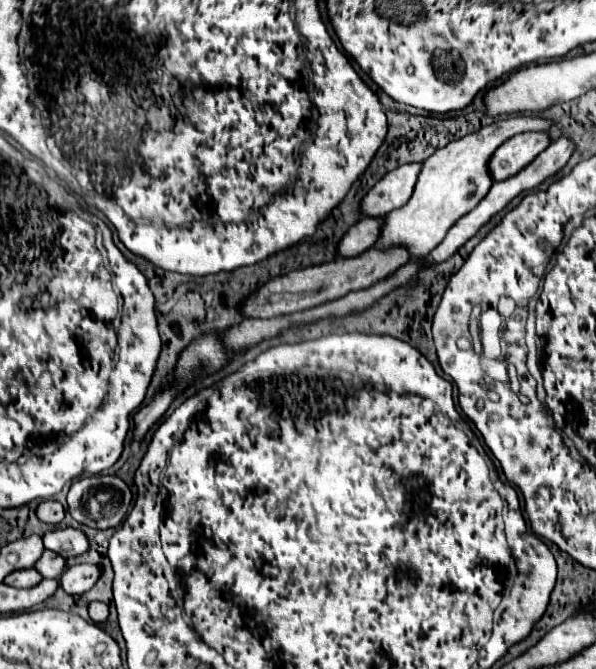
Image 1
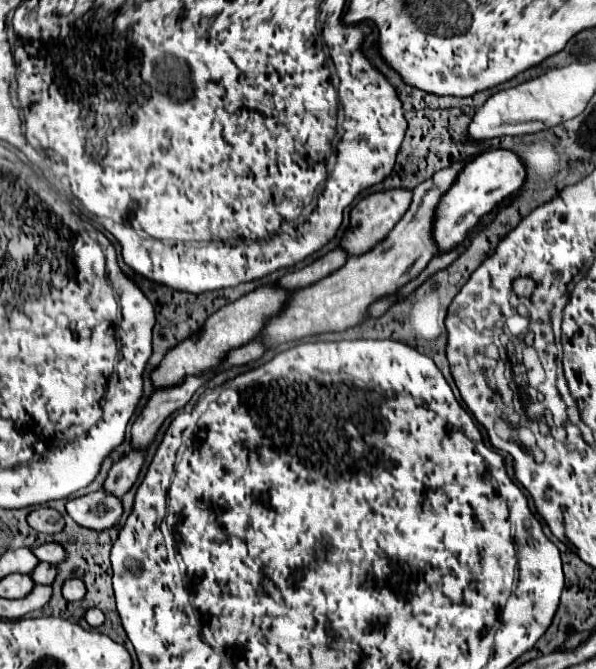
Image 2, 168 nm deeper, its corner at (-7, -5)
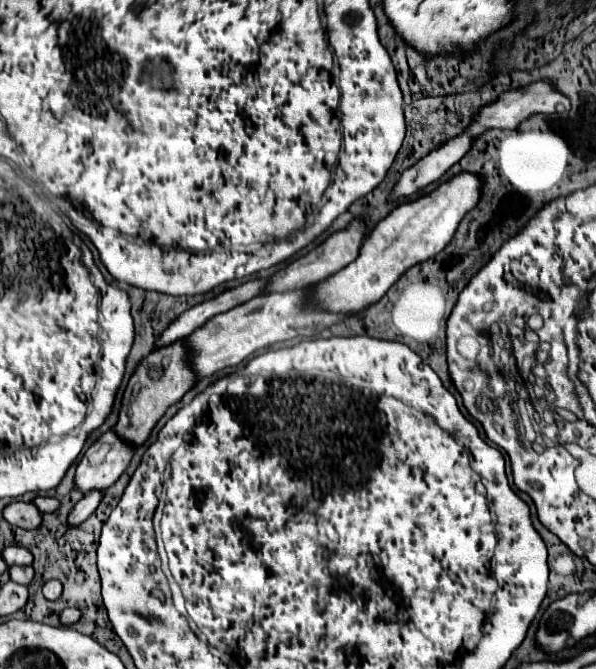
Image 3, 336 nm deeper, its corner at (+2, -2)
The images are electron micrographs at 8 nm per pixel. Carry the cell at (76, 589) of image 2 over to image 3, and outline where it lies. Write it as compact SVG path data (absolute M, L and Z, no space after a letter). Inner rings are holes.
M49 580L43 584L43 596L47 600L57 600L61 596L61 592L63 592L63 586L59 580Z

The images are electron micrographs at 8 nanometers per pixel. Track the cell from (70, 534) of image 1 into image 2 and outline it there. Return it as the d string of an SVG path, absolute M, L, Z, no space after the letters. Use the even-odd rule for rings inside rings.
M44 543L40 547L34 549L34 555L38 555L40 561L46 561L46 563L52 563L52 565L58 565L62 563L62 559L66 559L66 549L60 545L60 543Z

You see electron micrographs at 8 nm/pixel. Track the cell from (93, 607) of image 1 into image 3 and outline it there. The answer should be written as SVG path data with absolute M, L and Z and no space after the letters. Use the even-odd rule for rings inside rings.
M75 606L65 608L65 610L59 614L59 620L61 620L63 626L71 626L71 624L75 624L79 618L81 618L81 612L79 612Z

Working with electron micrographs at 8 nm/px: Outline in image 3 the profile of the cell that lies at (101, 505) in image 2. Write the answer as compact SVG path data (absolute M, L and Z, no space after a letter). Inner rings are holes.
M37 496L33 500L33 504L37 506L37 510L41 512L55 512L57 506L59 506L59 500L57 498L47 498L47 496Z

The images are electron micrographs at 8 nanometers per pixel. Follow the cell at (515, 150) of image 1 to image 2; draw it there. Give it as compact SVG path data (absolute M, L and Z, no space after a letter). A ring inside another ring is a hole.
M492 149L480 153L474 163L464 167L464 171L458 175L452 189L442 197L438 209L436 209L436 227L434 237L438 241L440 253L450 251L456 247L466 233L478 225L480 217L486 215L498 201L508 197L510 193L518 191L524 185L526 179L526 167L522 167L522 159L510 149Z

